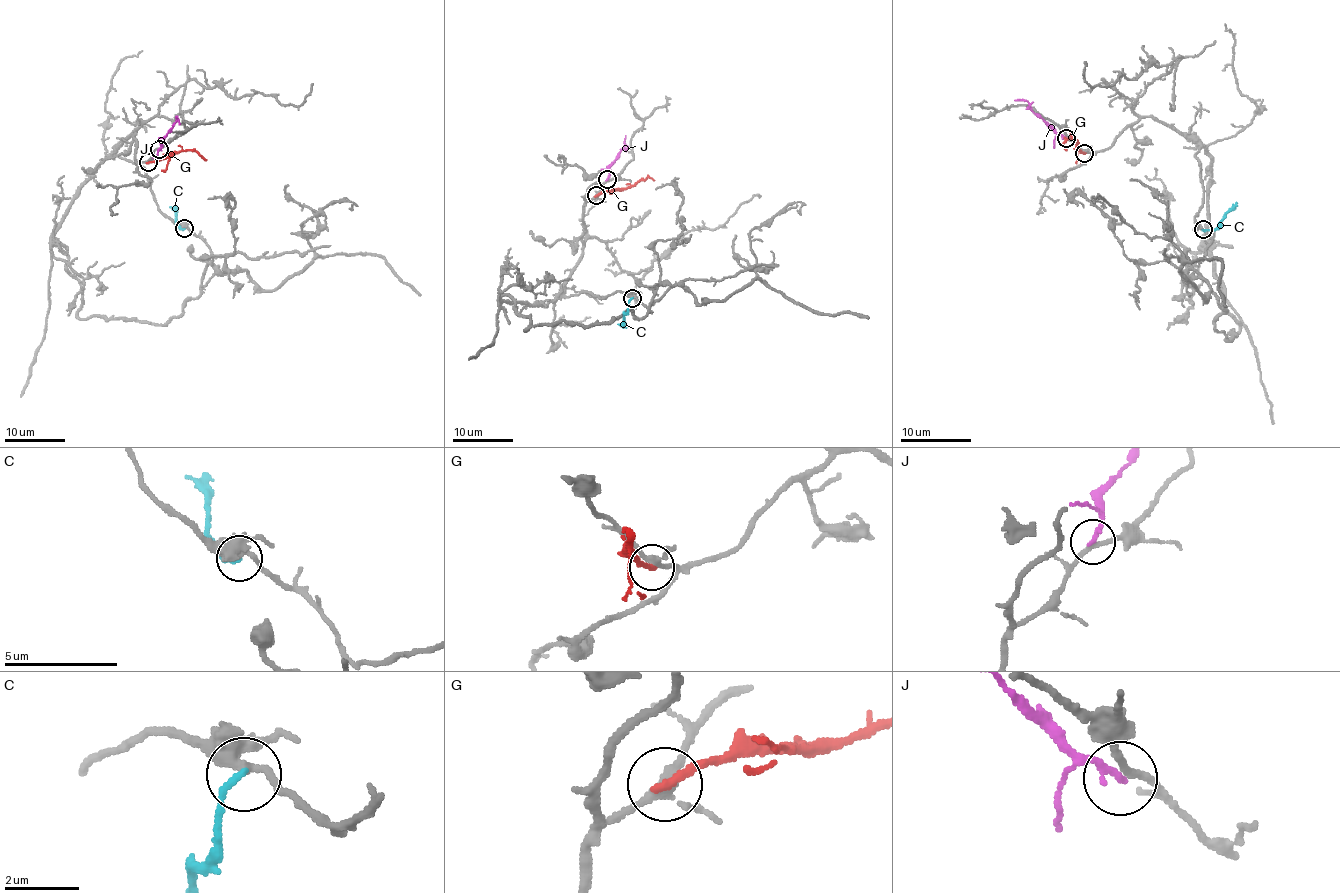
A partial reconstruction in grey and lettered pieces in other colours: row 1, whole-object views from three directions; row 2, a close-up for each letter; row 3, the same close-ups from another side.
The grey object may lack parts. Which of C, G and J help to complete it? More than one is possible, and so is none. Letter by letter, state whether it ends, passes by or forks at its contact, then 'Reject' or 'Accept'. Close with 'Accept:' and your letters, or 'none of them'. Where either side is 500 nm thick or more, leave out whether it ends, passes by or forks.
C: It ends there. Reject
G: It ends there. Reject
J: It ends there. Reject
Accept: none of them

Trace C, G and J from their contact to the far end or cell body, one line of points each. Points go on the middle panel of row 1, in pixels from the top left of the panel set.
C: (632, 298), (623, 314), (622, 327)
G: (596, 196), (623, 190), (648, 177), (654, 181)
J: (607, 179), (608, 167), (625, 146), (625, 135)

